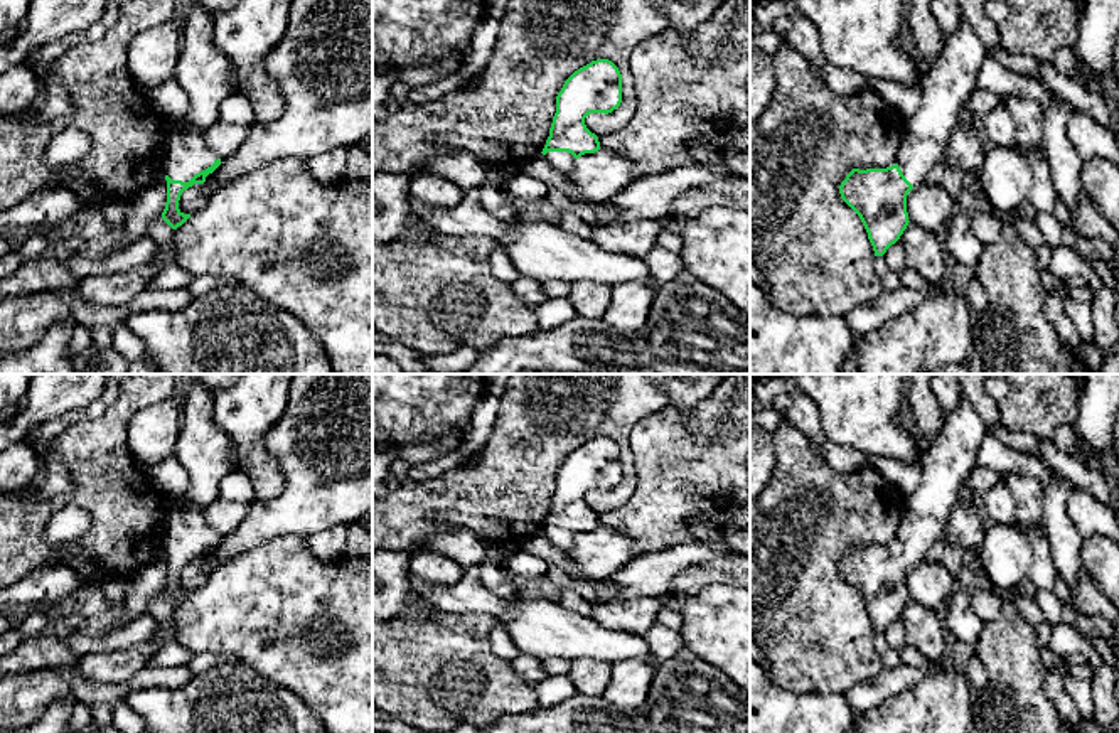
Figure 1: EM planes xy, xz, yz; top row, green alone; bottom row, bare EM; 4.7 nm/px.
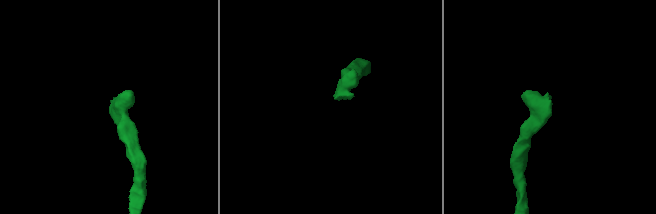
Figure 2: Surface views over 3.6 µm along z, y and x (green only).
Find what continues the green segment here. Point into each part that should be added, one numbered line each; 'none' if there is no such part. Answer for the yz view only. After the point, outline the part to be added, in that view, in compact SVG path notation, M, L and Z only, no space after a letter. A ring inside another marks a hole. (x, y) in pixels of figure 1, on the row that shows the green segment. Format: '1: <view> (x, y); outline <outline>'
1: yz (947, 86); outline M962 15L959 25L945 34L944 51L924 79L918 111L905 120L905 140L895 163L912 185L922 184L924 177L945 160L949 140L959 130L959 110L966 106L976 88L977 72L986 56L982 39Z

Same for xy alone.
1: xy (187, 154); outline M174 120L169 130L163 175L189 182L211 167L219 157L209 148L201 130L182 120Z

